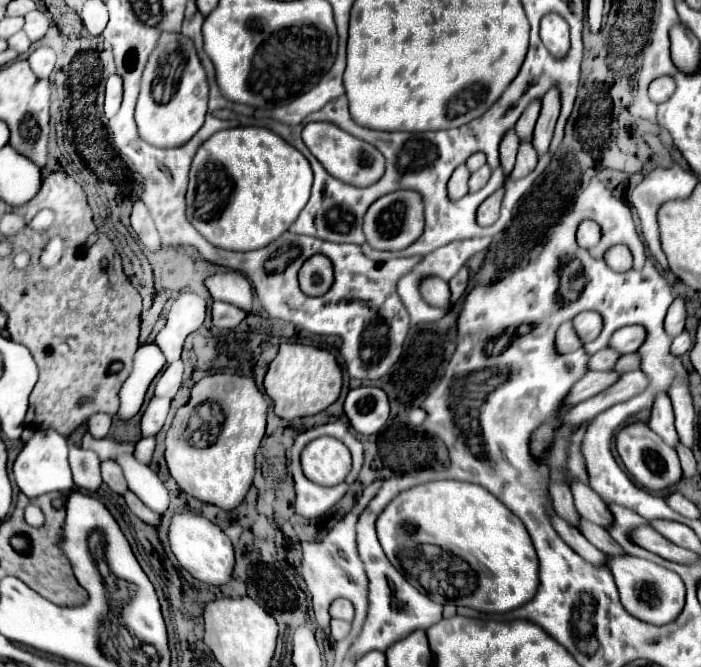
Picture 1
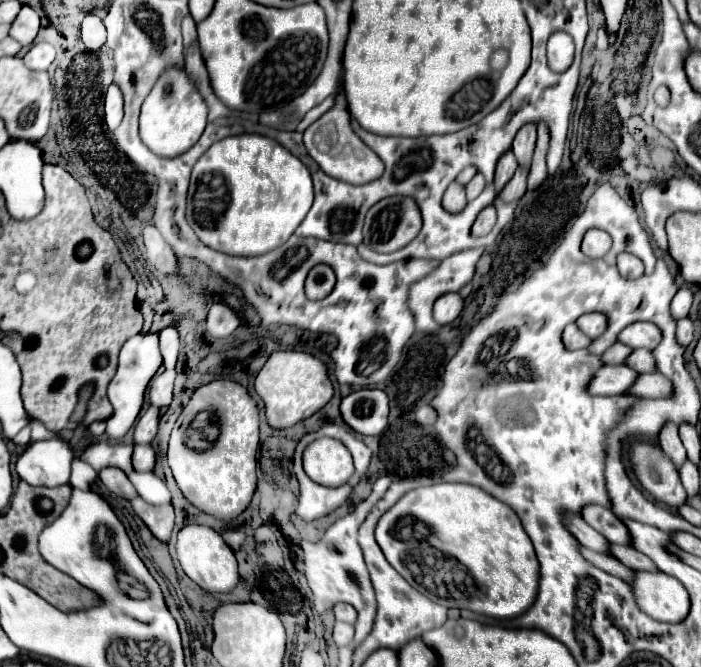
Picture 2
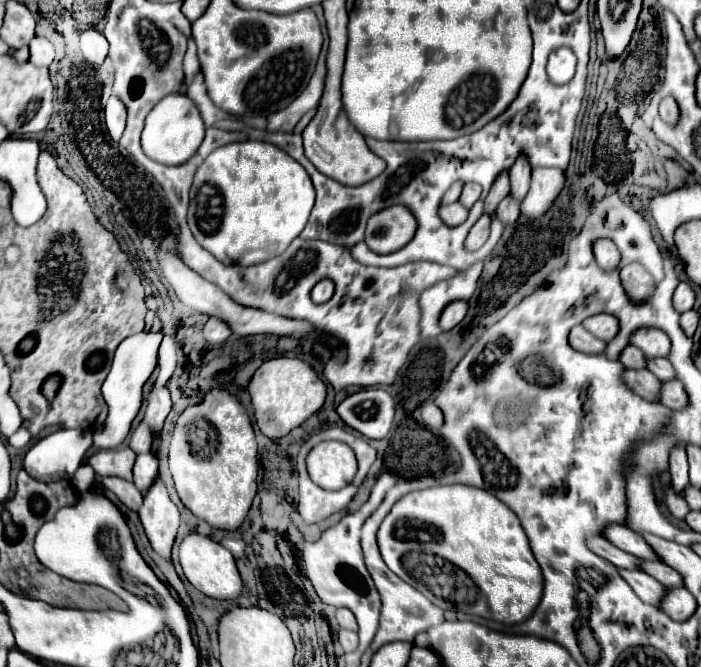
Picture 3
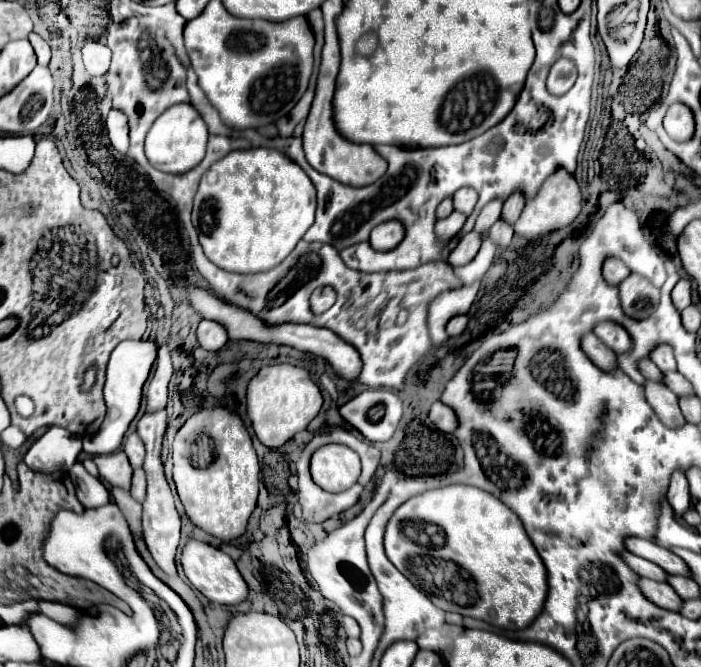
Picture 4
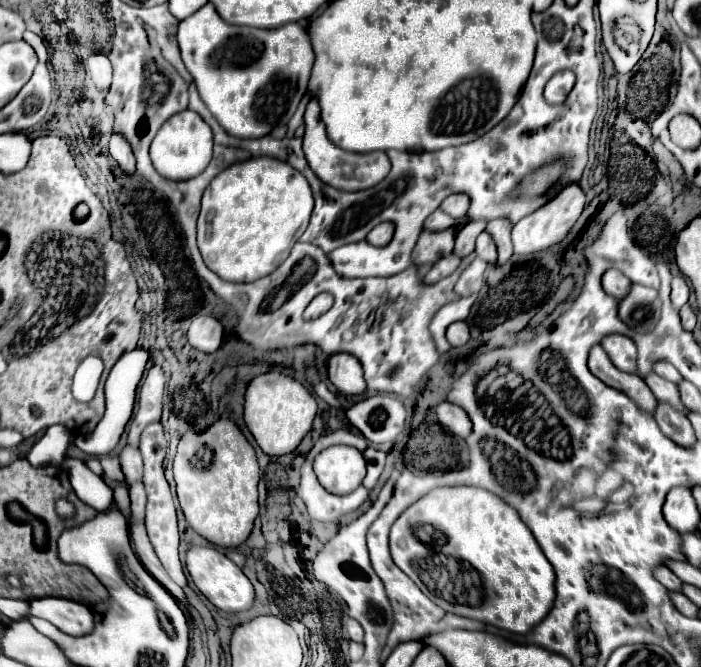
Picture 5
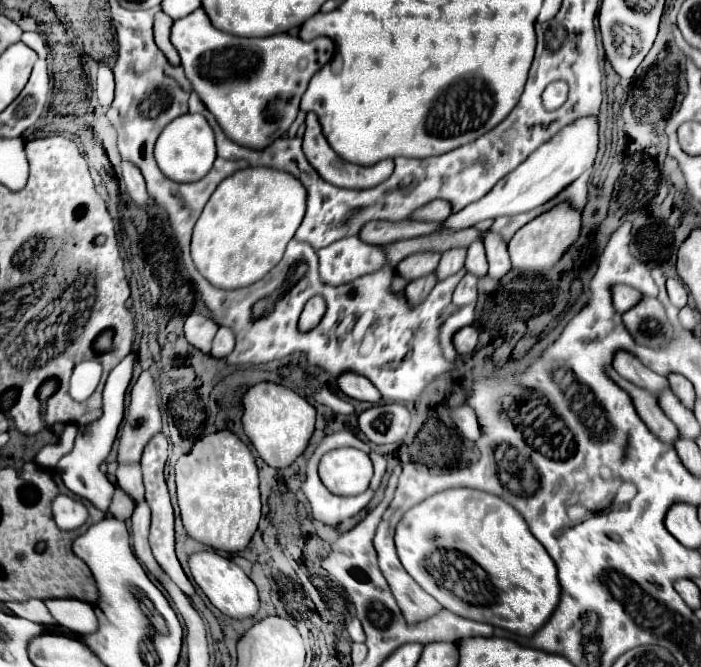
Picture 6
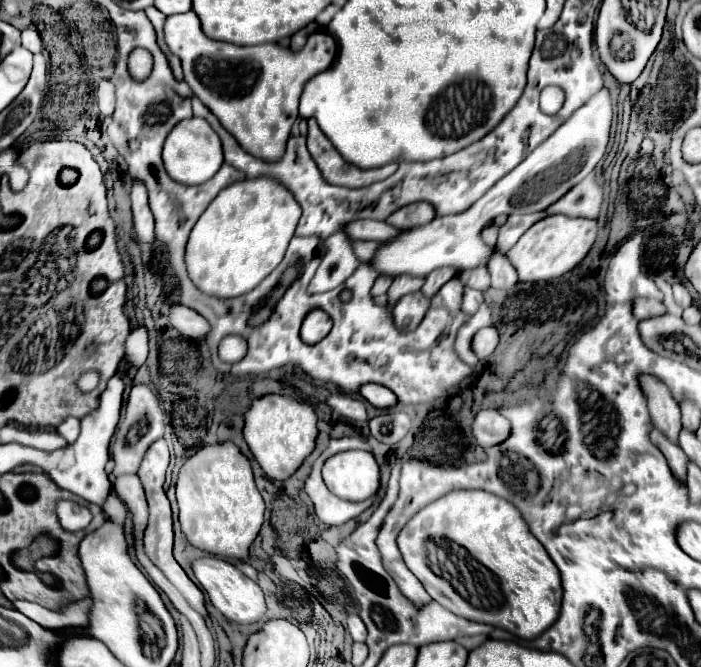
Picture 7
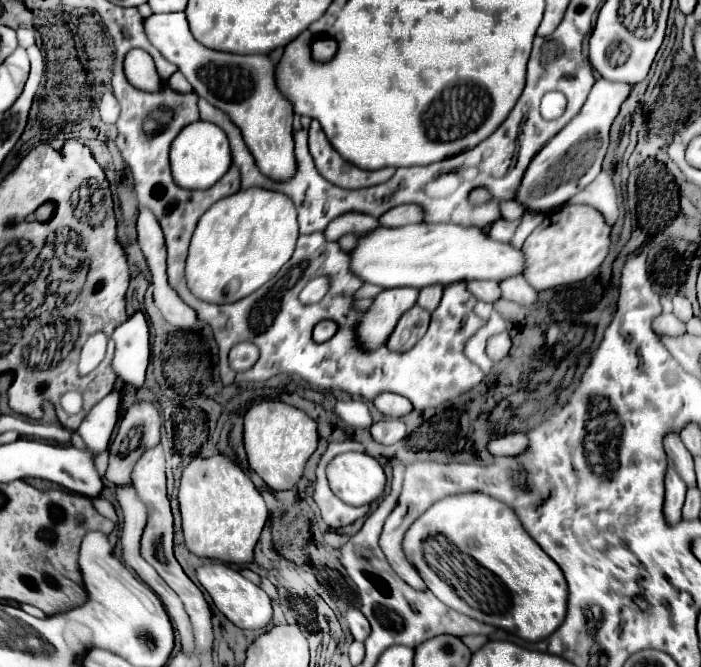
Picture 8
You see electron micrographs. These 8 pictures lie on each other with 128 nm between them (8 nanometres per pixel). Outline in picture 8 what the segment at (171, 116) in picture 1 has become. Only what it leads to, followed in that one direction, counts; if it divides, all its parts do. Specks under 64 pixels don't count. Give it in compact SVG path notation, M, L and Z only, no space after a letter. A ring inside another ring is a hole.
M198 120L190 126L182 128L182 132L174 138L170 148L170 166L174 182L184 190L208 190L212 188L230 168L232 156L226 140L226 132L216 124Z

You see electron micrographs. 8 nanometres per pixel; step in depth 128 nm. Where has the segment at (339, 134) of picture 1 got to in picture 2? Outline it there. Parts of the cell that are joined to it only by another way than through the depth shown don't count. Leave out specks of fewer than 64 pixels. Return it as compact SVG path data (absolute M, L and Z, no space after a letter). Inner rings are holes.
M340 74L340 88L336 92L336 102L334 108L328 110L324 116L320 116L314 124L310 124L304 132L304 146L308 150L308 156L316 160L316 164L332 178L344 180L348 184L366 184L382 176L384 164L382 160L354 134L350 126L350 112L346 106L344 98L344 88L342 88L342 76Z

